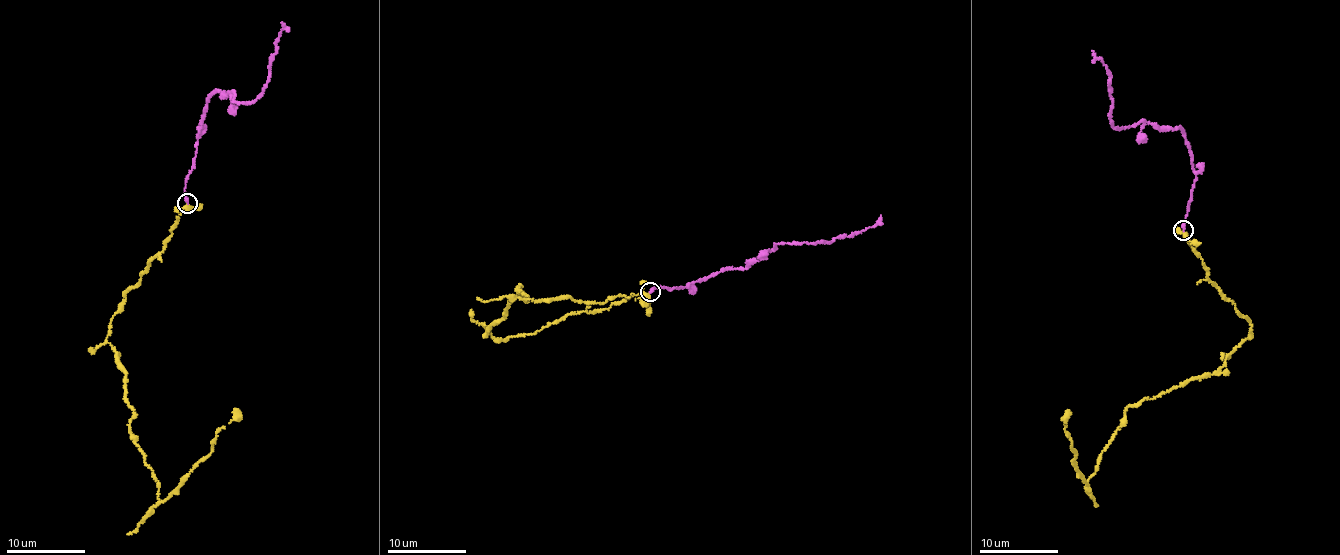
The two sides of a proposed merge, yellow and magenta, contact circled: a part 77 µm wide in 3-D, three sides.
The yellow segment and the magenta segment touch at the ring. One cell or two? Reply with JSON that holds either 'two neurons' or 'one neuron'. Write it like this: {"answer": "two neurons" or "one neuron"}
{"answer": "one neuron"}

